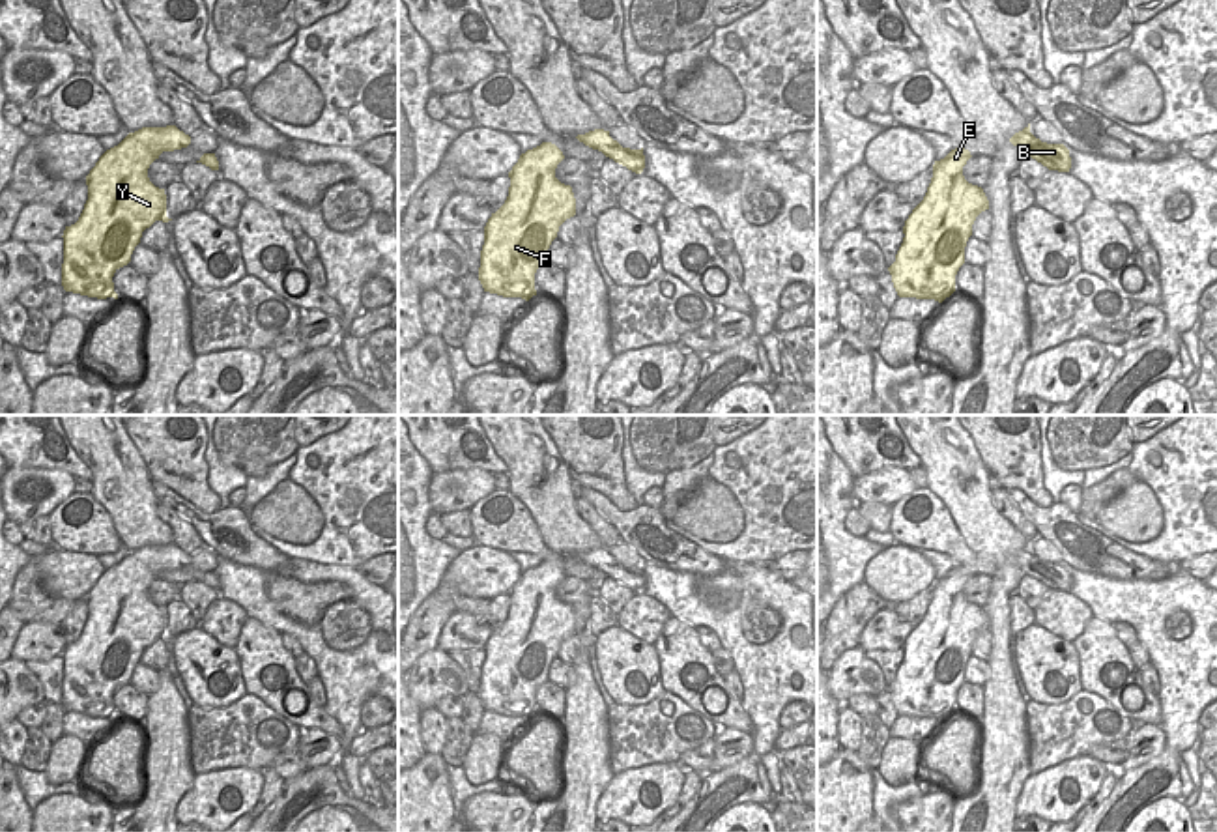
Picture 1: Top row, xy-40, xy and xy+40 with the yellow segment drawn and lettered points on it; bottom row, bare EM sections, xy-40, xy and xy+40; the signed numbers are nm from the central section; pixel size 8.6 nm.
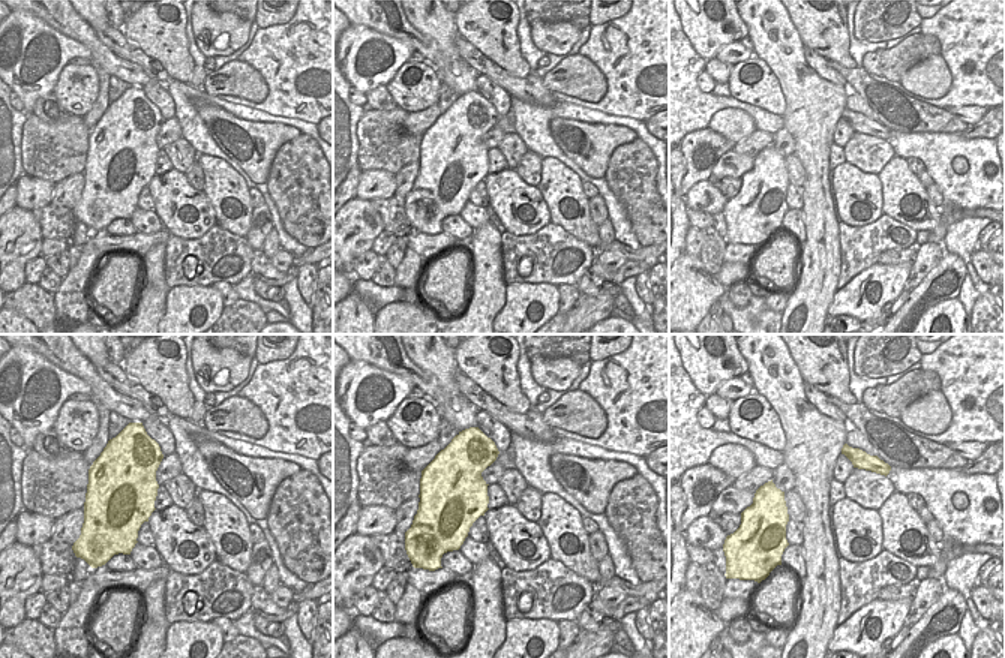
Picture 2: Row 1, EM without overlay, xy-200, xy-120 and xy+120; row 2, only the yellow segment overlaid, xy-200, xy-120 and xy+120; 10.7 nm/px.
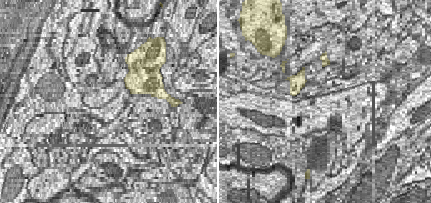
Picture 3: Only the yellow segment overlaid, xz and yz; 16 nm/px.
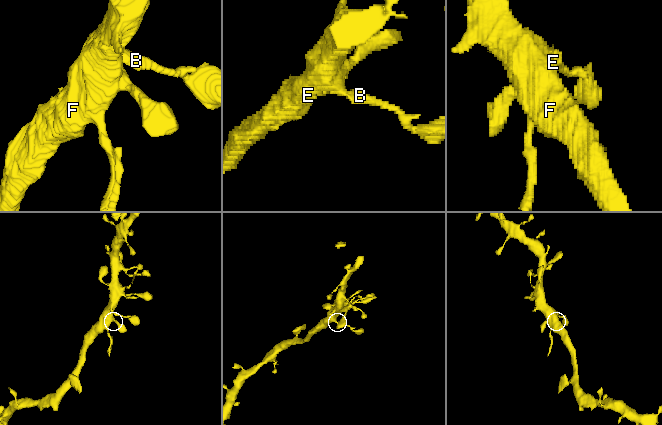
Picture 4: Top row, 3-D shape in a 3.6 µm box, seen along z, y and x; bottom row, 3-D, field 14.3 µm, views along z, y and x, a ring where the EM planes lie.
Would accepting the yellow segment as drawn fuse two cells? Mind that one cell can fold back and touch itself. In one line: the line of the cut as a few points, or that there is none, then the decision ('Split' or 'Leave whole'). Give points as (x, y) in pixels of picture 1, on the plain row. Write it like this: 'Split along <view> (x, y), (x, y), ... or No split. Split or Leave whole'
No split. Leave whole.

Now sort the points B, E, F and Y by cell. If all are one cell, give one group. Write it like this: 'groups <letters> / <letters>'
groups B E F Y

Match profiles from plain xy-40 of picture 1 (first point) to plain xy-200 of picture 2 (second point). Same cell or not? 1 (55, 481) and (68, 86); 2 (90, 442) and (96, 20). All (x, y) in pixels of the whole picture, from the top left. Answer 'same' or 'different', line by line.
1: different
2: same

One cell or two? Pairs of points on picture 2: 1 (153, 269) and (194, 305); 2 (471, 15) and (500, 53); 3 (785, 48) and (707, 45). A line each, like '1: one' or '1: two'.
1: two
2: one
3: two

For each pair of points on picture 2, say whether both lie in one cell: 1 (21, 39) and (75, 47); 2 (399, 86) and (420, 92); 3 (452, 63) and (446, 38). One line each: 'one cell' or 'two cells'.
1: one cell
2: one cell
3: one cell

